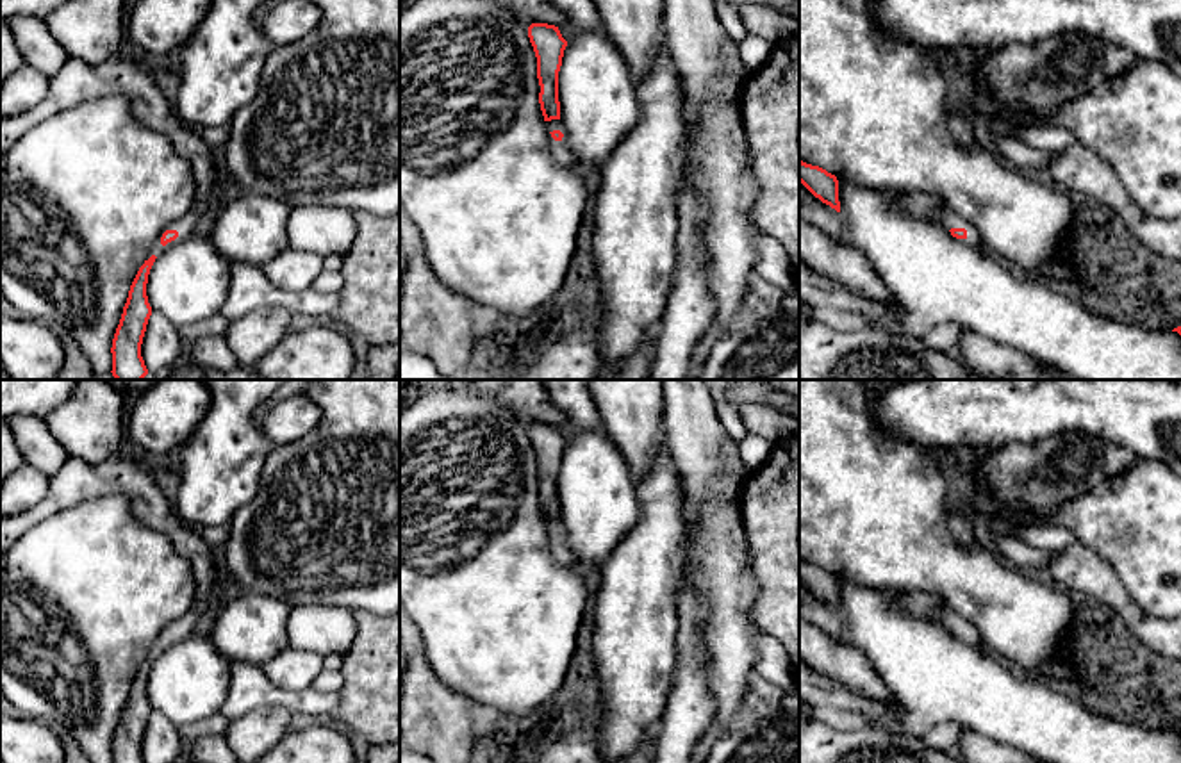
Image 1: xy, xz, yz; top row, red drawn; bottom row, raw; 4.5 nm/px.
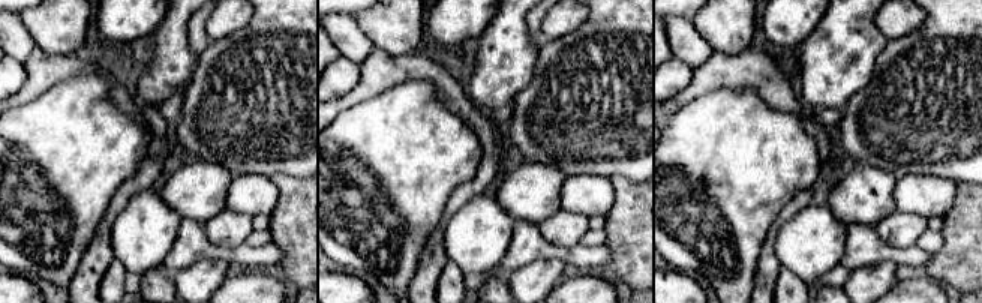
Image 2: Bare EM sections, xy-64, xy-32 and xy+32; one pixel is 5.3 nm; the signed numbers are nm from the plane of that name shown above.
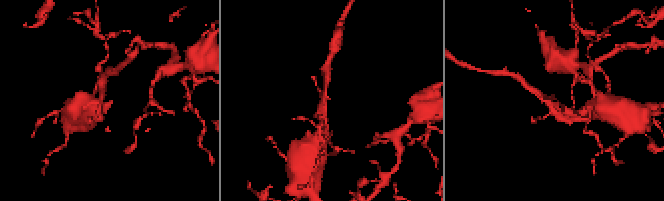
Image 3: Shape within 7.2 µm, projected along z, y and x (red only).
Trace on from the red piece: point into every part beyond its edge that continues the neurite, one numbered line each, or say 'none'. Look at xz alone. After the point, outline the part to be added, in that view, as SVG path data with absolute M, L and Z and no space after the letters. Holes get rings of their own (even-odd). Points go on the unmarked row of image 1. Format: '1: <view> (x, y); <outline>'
1: xz (561, 551); M560 519L546 521L546 529L548 529L549 549L551 549L553 558L560 565L567 565L567 567L576 565L576 556L566 542L566 528L562 521Z

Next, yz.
1: yz (923, 605); M929 592L904 594L899 599L899 608L912 617L935 619L947 631L951 628L965 628L967 636L958 640L979 651L985 651L978 628L972 622L969 622L965 617L951 610L940 595Z

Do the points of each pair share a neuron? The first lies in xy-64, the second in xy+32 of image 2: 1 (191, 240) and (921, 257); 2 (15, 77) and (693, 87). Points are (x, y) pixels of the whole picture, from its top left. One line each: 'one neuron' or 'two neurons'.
1: one neuron
2: two neurons

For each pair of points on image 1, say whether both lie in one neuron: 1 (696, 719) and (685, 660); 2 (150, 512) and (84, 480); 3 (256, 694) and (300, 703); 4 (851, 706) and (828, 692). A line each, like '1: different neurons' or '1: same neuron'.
1: same neuron
2: same neuron
3: same neuron
4: same neuron

